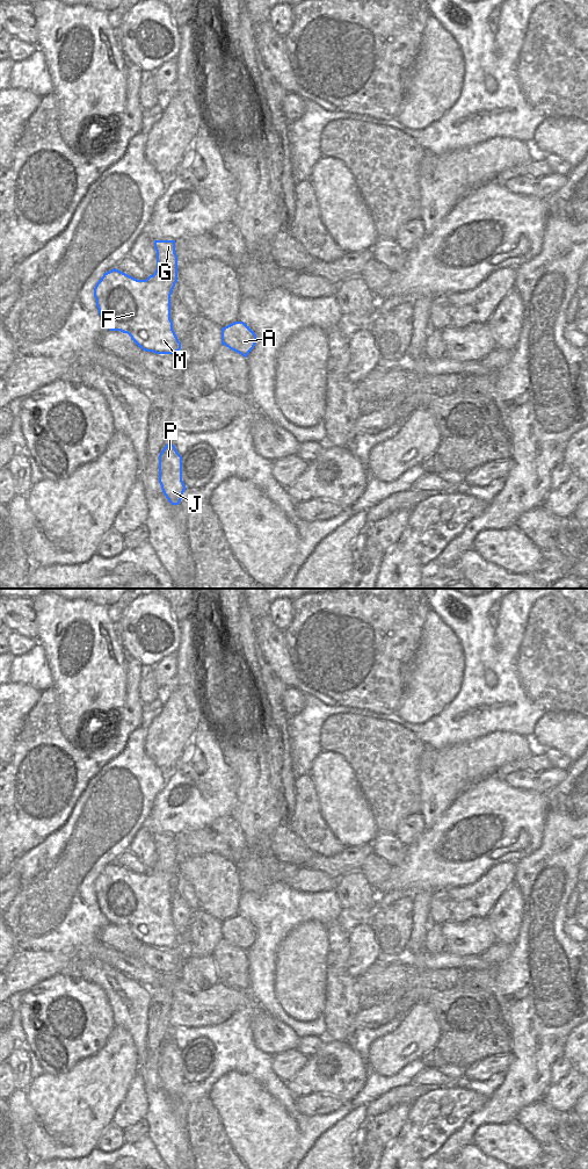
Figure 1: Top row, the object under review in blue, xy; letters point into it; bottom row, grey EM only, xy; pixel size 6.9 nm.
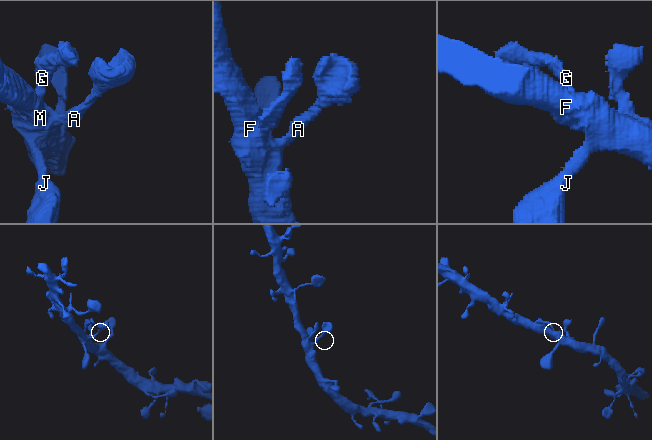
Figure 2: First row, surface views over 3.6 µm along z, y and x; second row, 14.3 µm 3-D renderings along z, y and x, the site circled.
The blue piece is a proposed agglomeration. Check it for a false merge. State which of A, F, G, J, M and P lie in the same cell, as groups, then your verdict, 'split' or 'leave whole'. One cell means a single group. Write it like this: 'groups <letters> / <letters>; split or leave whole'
groups A F G J M P; leave whole

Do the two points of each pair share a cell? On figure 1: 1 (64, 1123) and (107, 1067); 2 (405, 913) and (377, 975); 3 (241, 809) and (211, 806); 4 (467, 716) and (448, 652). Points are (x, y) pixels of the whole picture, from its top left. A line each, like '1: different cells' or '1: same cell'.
1: same cell
2: different cells
3: different cells
4: different cells

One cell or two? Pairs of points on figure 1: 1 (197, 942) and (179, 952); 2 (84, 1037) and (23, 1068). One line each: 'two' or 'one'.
1: two
2: two

